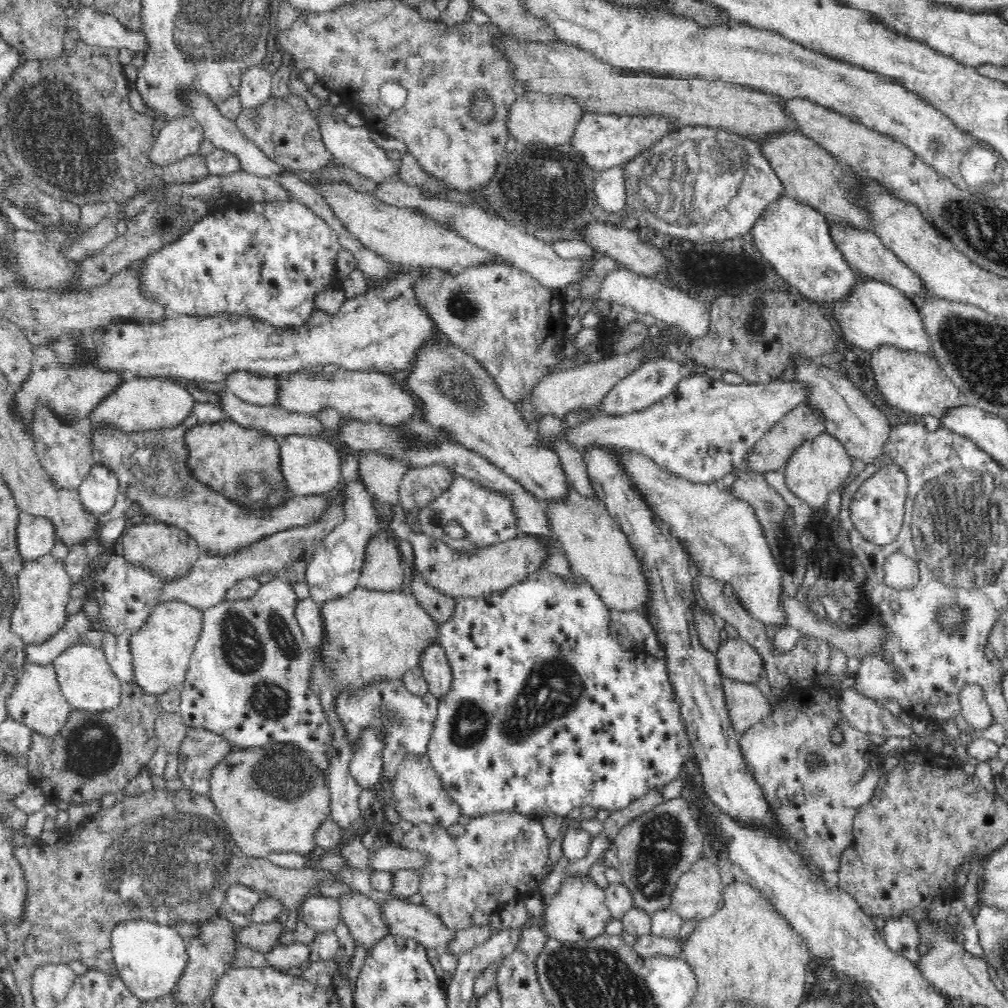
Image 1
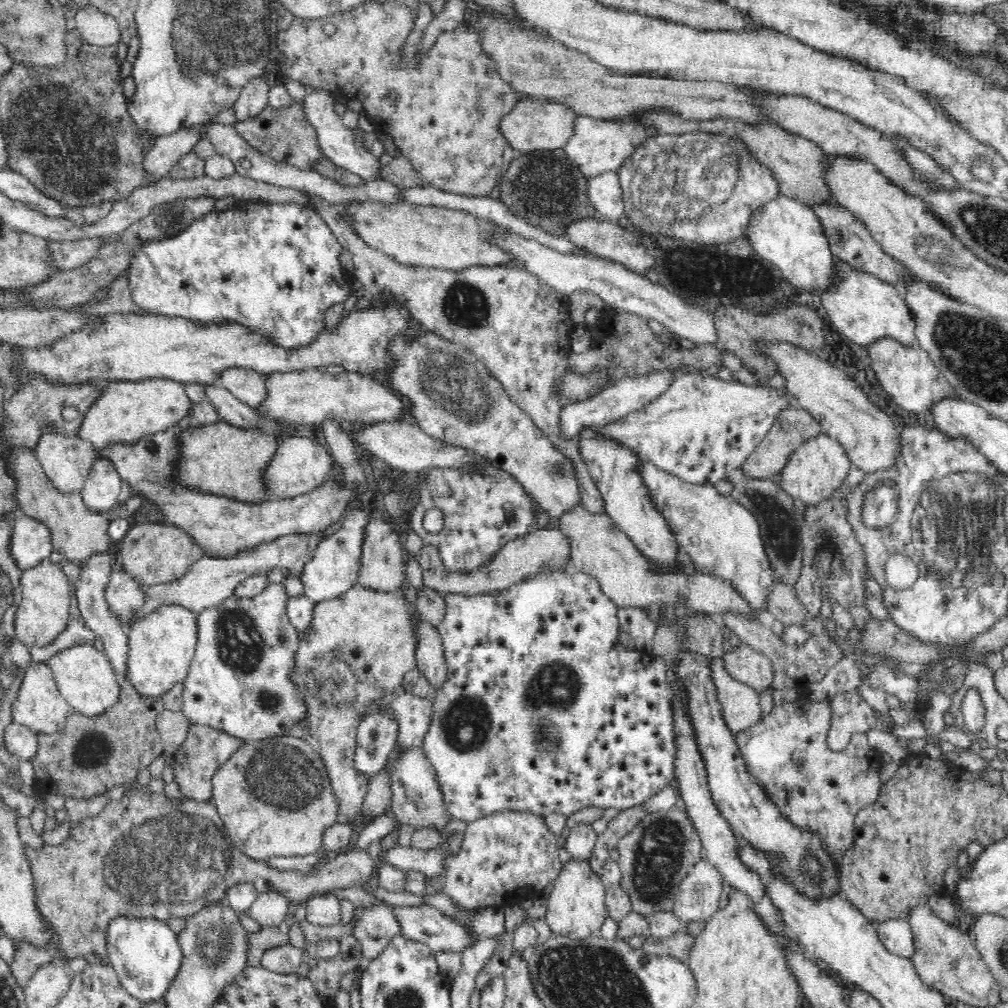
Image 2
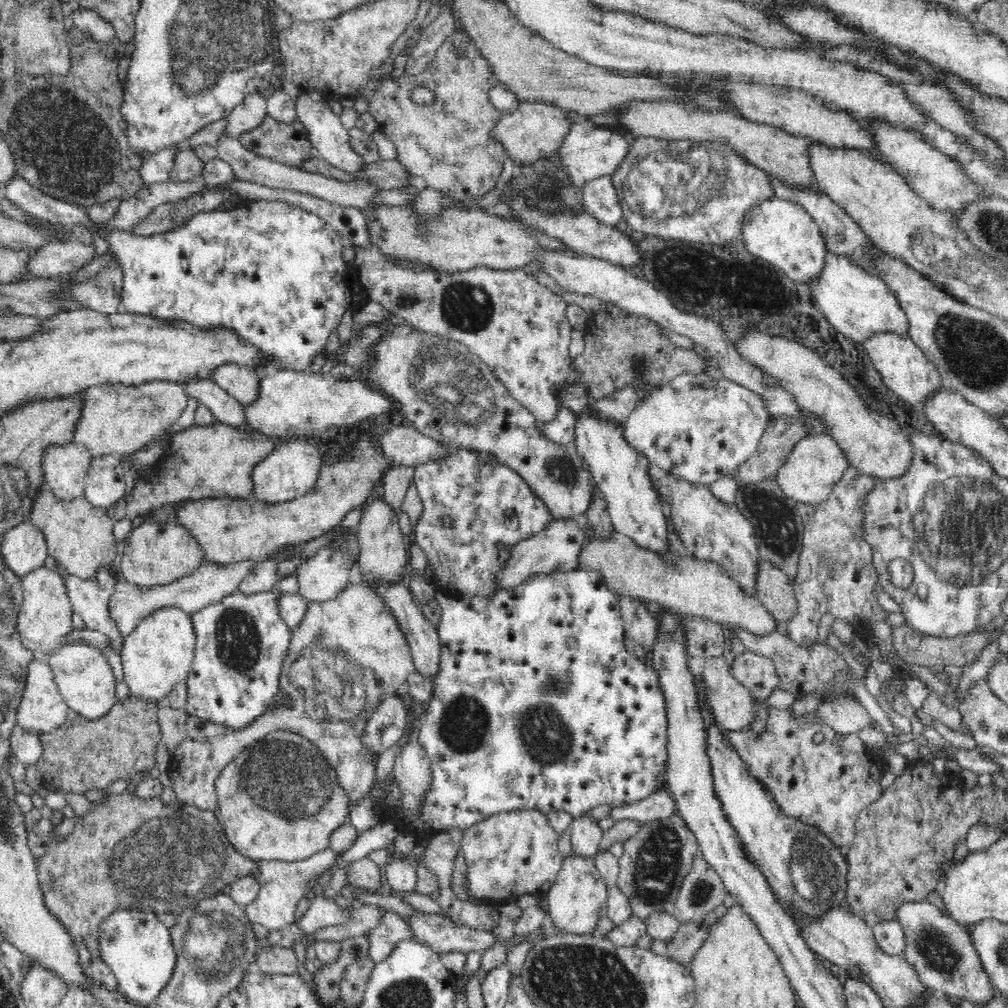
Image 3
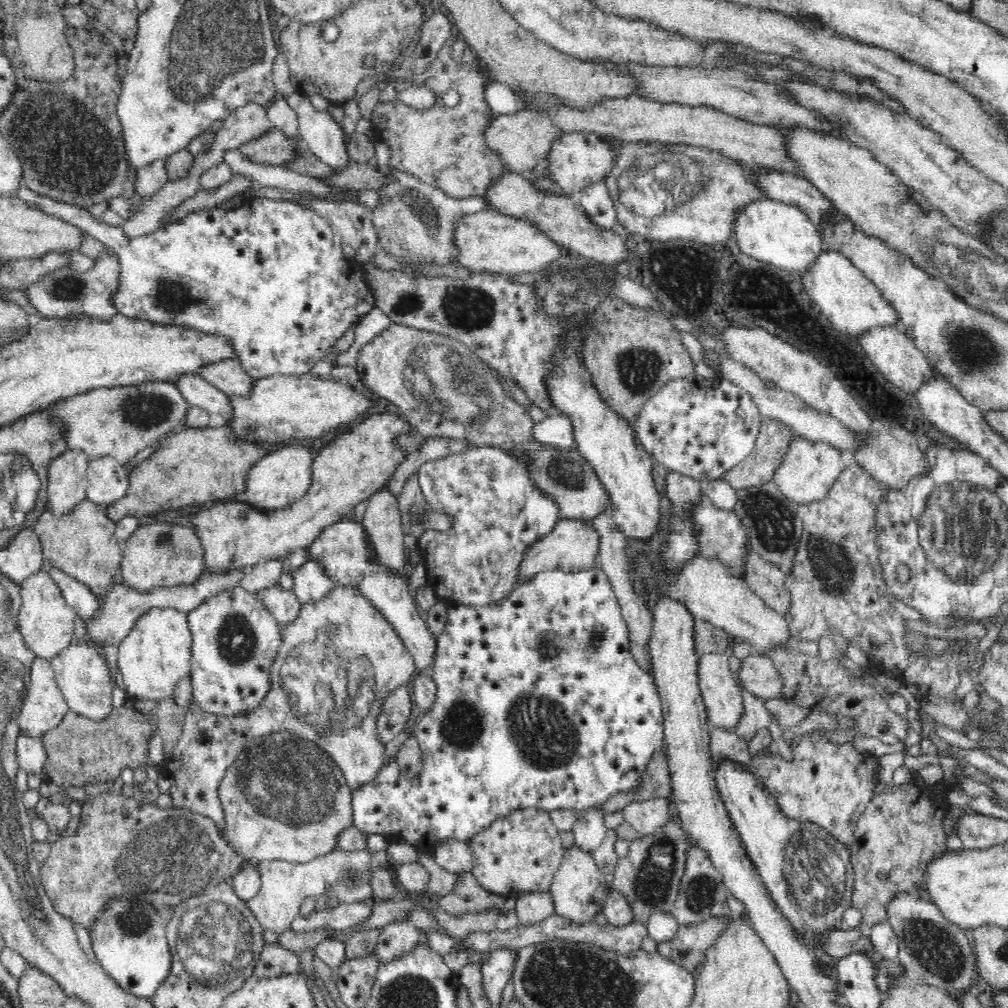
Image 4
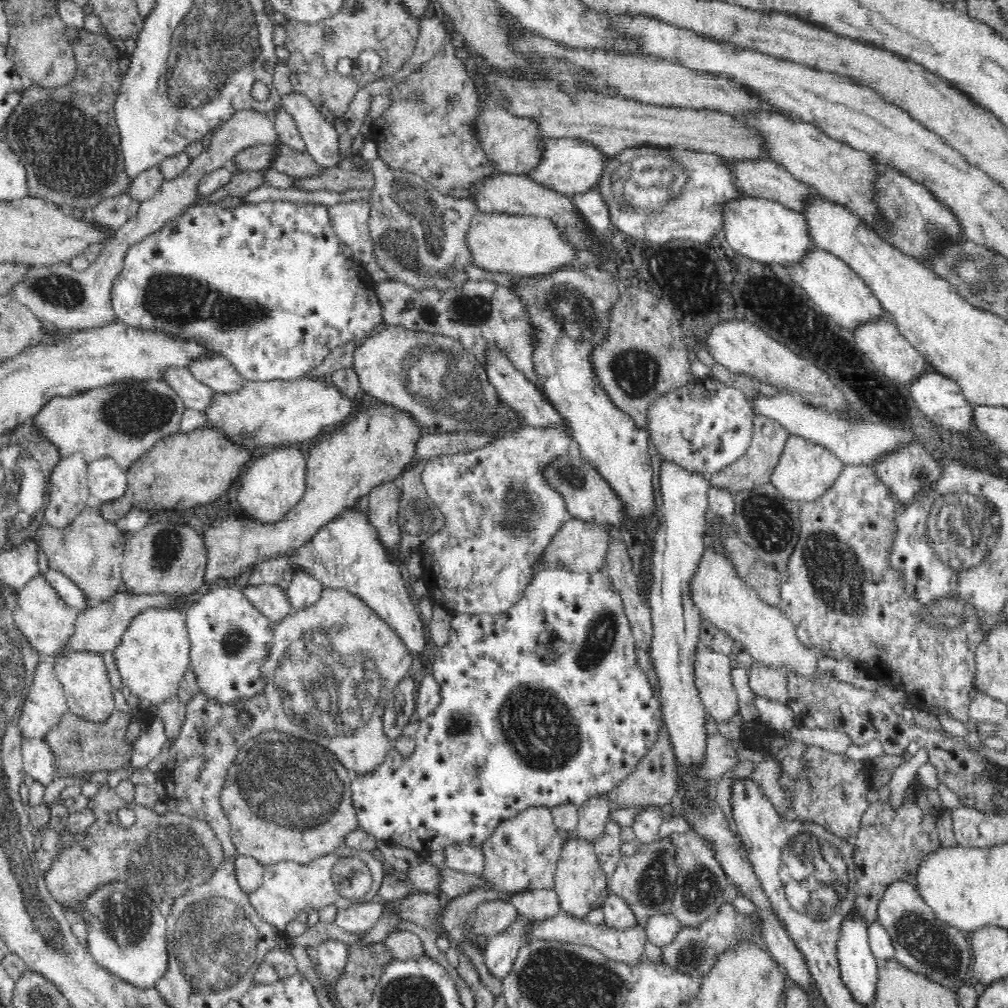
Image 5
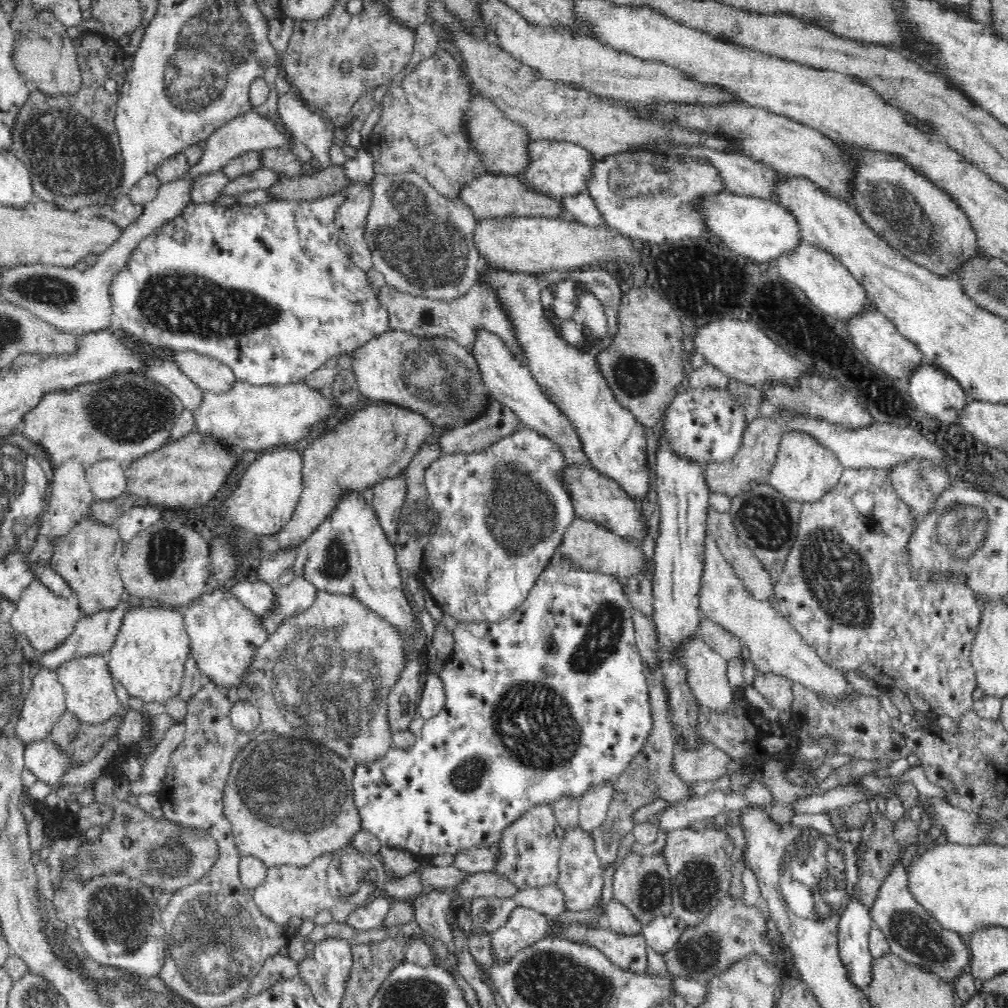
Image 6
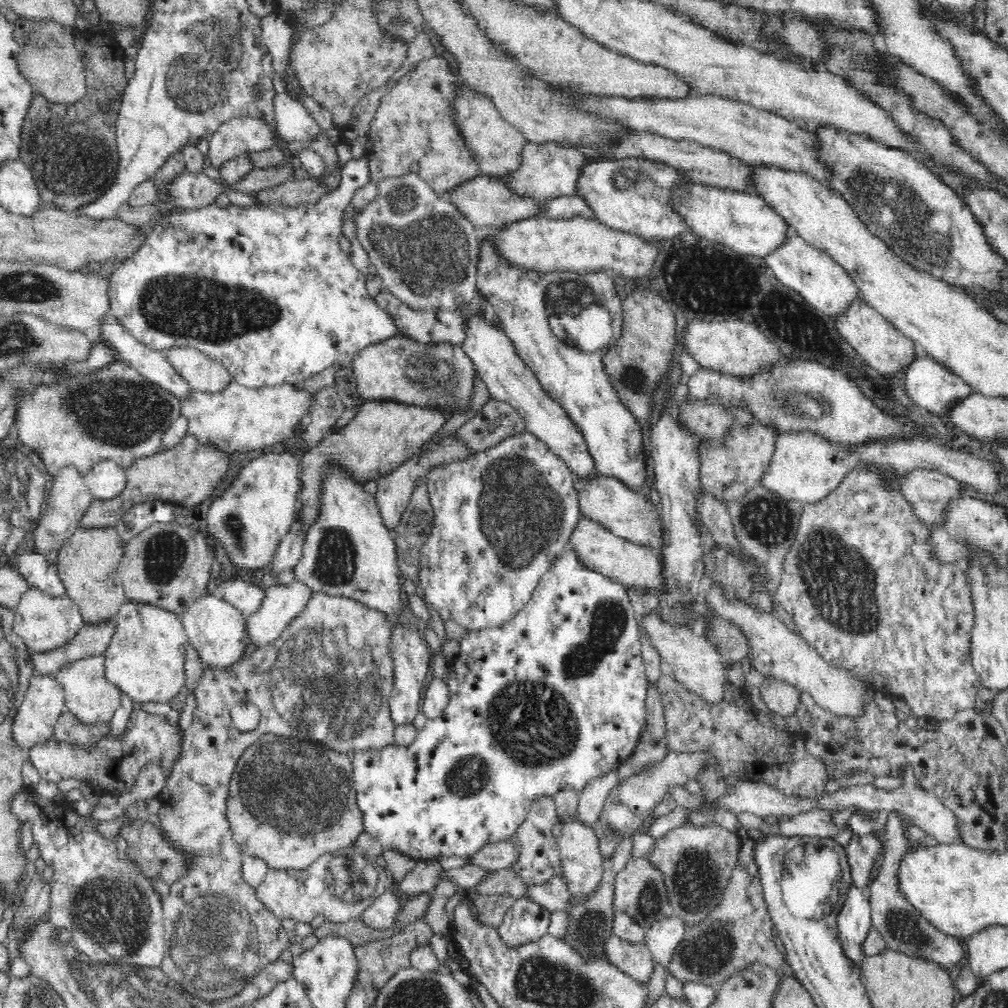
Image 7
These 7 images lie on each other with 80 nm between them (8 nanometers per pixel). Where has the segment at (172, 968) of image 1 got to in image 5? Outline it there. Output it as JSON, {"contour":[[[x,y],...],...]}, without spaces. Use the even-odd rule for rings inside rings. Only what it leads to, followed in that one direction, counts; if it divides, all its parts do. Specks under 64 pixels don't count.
{"contour":[[[123,883],[106,884],[105,887],[100,888],[97,892],[94,892],[90,896],[89,900],[86,900],[86,912],[79,916],[76,914],[78,919],[84,920],[86,925],[86,938],[87,938],[87,949],[90,954],[95,958],[95,962],[110,974],[117,976],[120,980],[123,980],[126,984],[131,987],[137,988],[138,990],[150,990],[150,988],[155,988],[156,983],[160,980],[169,968],[169,956],[167,954],[167,940],[166,940],[166,918],[160,914],[158,910],[158,904],[148,896],[145,896],[139,889],[134,889],[129,886],[125,886]]]}

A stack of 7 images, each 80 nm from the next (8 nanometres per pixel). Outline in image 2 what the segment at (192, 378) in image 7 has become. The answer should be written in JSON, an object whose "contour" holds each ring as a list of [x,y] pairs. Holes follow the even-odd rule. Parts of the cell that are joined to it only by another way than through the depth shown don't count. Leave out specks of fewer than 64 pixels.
{"contour":[[[230,368],[222,372],[219,384],[251,407],[260,406],[268,396],[267,376],[248,368]]]}

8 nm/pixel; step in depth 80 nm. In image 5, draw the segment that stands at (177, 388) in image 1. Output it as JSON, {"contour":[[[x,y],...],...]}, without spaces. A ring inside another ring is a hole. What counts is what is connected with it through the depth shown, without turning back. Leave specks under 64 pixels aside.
{"contour":[[[164,379],[134,380],[94,388],[76,396],[53,397],[32,423],[58,445],[60,458],[79,453],[91,463],[110,457],[127,470],[163,436],[179,431],[185,409],[184,401]]]}

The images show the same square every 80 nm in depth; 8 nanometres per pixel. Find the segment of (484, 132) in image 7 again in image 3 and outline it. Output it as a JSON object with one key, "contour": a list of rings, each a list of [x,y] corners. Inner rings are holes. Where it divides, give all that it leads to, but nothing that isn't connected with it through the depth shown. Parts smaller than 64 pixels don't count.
{"contour":[[[520,102],[514,111],[502,116],[494,126],[493,135],[504,145],[507,156],[518,163],[531,163],[537,158],[553,154],[562,146],[571,130],[572,119],[562,107],[534,102]]]}

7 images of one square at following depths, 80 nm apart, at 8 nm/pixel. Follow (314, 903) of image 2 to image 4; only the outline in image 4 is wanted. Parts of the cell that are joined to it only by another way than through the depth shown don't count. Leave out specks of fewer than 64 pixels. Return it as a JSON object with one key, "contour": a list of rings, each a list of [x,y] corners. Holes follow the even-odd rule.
{"contour":[[[367,902],[344,903],[333,909],[330,906],[314,907],[310,914],[296,916],[289,929],[300,933],[310,930],[328,930],[328,928],[347,929],[356,926],[368,915],[369,903]]]}

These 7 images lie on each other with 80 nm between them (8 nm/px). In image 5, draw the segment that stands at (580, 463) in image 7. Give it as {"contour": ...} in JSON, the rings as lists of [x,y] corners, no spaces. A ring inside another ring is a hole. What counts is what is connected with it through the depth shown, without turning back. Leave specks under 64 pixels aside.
{"contour":[[[493,351],[485,357],[484,362],[486,362],[486,374],[490,377],[490,383],[498,387],[502,402],[517,409],[518,413],[526,419],[527,425],[541,427],[565,420],[550,401],[543,399],[538,387],[530,384],[504,355]]]}

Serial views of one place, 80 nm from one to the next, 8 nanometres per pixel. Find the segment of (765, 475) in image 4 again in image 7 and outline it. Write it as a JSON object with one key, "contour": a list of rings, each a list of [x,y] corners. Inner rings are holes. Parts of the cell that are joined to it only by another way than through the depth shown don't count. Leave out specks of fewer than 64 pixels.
{"contour":[[[755,420],[746,427],[737,427],[726,436],[726,448],[705,448],[699,452],[700,479],[705,491],[719,501],[734,501],[744,496],[752,488],[762,484],[766,470],[770,468],[770,460],[774,456],[774,448],[780,430],[774,425],[767,425]]]}

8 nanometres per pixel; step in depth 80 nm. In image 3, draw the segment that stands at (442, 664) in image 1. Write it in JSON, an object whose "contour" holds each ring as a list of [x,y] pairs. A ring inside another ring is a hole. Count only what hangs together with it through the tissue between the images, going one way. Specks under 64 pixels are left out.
{"contour":[[[407,583],[392,584],[392,586],[378,586],[376,587],[376,592],[378,592],[378,595],[384,597],[384,601],[390,605],[390,609],[392,609],[394,615],[398,617],[402,631],[405,632],[406,639],[408,639],[408,643],[410,643],[415,670],[430,680],[436,680],[438,672],[440,672],[442,668],[440,660],[442,647],[437,633],[437,627],[430,621],[427,621],[426,617],[422,615],[420,610],[414,605],[413,595]]]}

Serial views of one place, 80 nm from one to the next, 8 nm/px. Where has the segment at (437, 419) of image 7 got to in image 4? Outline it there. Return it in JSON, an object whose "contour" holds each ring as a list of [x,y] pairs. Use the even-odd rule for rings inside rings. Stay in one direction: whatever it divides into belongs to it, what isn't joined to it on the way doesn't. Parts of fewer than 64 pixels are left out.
{"contour":[[[396,410],[372,414],[364,417],[350,432],[338,435],[336,439],[316,454],[312,464],[312,484],[306,495],[284,508],[260,509],[242,499],[213,501],[188,514],[195,535],[200,539],[205,558],[205,568],[214,573],[222,573],[231,568],[244,567],[269,560],[282,560],[296,549],[305,549],[322,534],[326,527],[338,524],[353,513],[355,506],[365,502],[385,487],[387,480],[393,475],[396,467],[406,459],[405,452],[397,449],[393,438],[401,432],[409,431],[410,424]]]}

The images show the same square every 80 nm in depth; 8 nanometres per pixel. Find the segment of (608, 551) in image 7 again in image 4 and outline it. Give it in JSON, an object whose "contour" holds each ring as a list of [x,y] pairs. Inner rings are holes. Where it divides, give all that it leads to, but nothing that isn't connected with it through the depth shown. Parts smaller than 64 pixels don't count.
{"contour":[[[560,519],[550,532],[532,541],[523,551],[515,570],[517,580],[527,581],[542,571],[558,570],[576,572],[598,567],[598,535],[588,522],[580,519]]]}

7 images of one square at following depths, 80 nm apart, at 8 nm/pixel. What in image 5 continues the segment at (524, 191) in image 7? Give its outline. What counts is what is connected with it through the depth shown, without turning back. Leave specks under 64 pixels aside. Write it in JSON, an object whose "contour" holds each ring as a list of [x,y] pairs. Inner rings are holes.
{"contour":[[[545,137],[545,151],[542,152],[541,163],[536,168],[532,168],[528,176],[544,187],[573,197],[588,190],[591,186],[598,185],[598,180],[604,174],[604,168],[606,168],[610,158],[612,157],[602,151],[598,145],[582,138]]]}

